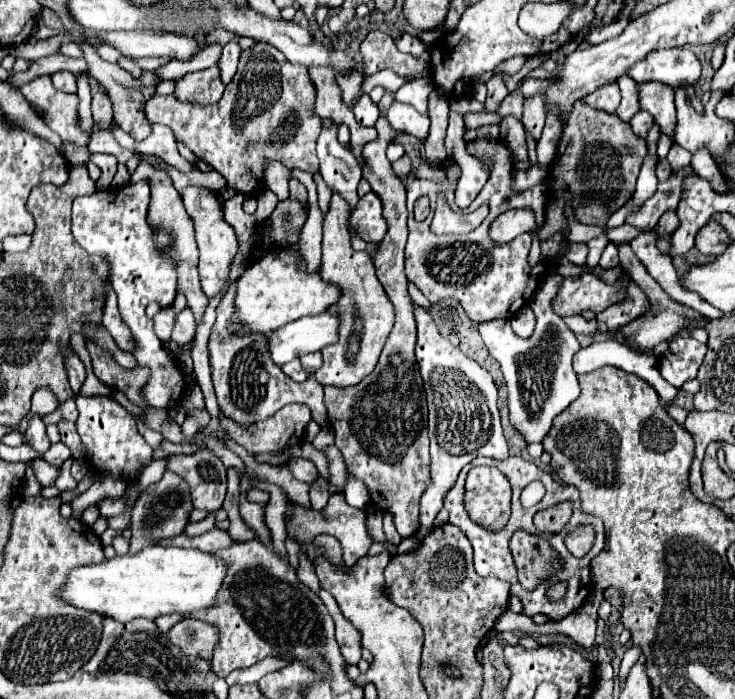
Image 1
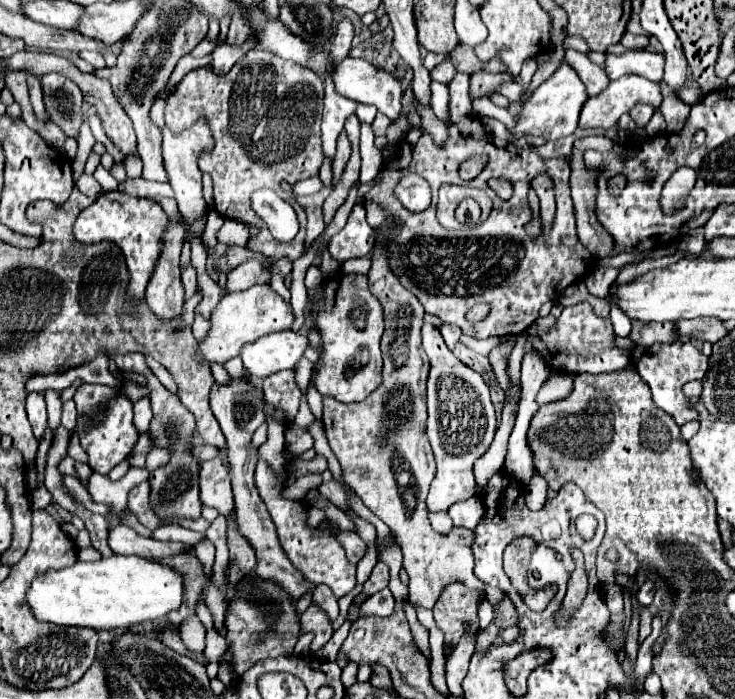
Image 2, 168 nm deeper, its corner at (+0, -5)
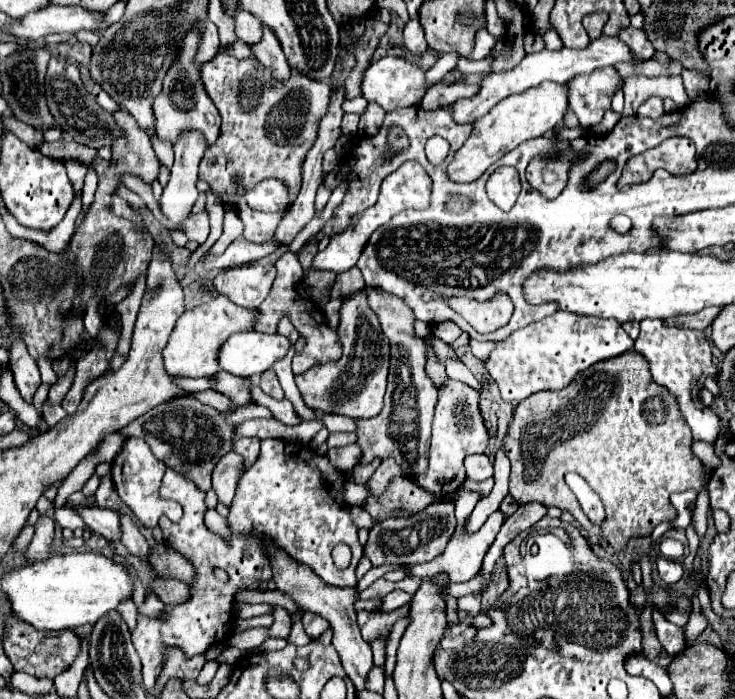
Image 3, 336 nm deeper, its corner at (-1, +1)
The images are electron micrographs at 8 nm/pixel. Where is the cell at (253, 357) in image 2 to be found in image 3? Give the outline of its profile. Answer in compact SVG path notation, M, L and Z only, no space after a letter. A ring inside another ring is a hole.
M239 332L229 336L229 340L219 350L219 364L223 370L235 376L259 376L269 370L275 362L285 358L291 342L281 334L263 332Z

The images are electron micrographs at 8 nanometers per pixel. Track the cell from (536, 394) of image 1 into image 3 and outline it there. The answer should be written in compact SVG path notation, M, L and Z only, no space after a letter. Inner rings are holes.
M444 321L433 327L433 333L447 344L452 344L461 335L462 330L455 323Z

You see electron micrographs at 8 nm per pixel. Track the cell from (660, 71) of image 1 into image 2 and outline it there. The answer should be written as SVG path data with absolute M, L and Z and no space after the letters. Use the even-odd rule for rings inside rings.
M626 50L618 56L606 54L604 62L604 72L610 80L618 80L620 76L626 74L636 74L652 82L660 82L662 70L664 70L664 56L648 50Z

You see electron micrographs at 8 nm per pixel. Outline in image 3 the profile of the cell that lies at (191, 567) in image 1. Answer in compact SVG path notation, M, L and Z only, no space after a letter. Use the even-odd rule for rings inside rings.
M71 552L51 556L9 572L1 586L17 616L39 630L65 630L95 624L99 616L117 610L133 596L129 568L113 558L103 556L101 552Z

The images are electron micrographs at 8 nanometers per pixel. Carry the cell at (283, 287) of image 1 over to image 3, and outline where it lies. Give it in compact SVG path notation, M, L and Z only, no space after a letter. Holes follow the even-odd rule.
M219 294L207 304L201 304L193 310L187 310L175 324L175 330L169 336L169 342L163 350L165 370L175 376L211 376L219 372L219 348L233 332L249 332L259 318L259 308L243 308L231 302L227 296Z

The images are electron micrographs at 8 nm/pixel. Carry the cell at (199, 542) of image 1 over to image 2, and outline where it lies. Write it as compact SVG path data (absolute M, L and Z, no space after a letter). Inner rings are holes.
M118 524L108 532L108 546L118 556L142 556L142 558L164 558L172 554L188 552L190 548L180 542L158 542L154 538L144 538L136 530Z

